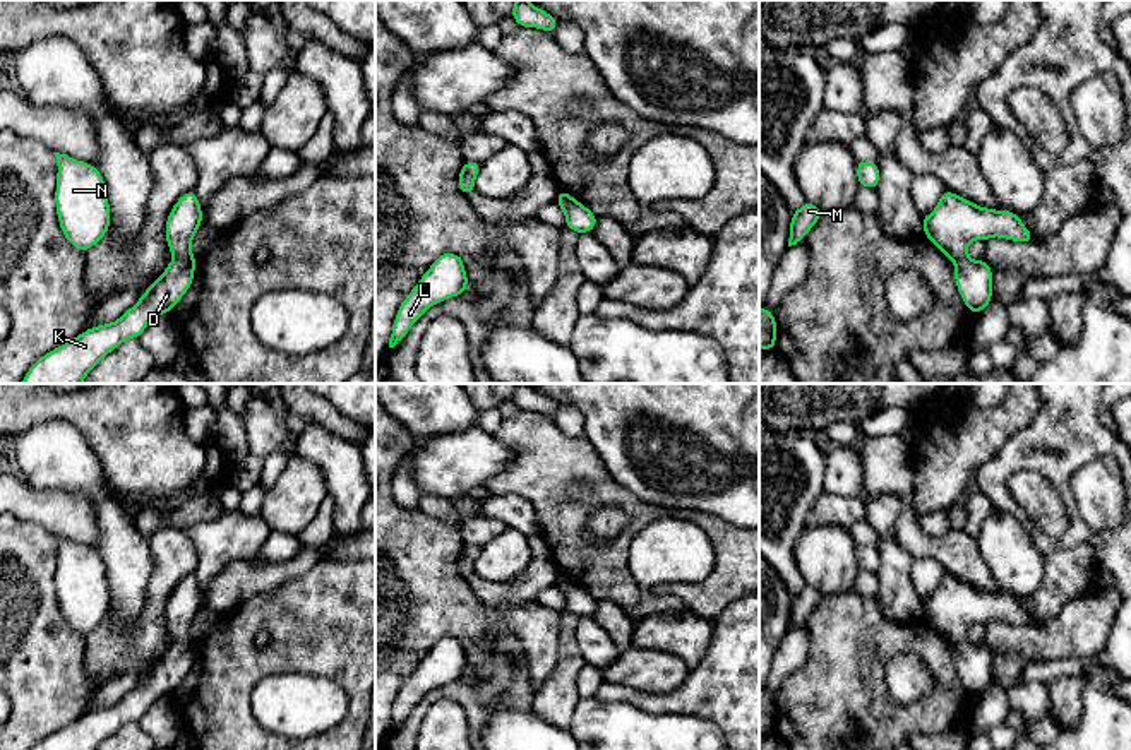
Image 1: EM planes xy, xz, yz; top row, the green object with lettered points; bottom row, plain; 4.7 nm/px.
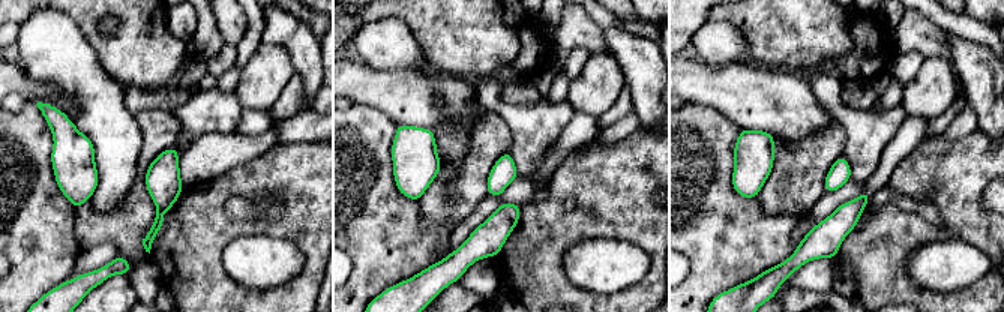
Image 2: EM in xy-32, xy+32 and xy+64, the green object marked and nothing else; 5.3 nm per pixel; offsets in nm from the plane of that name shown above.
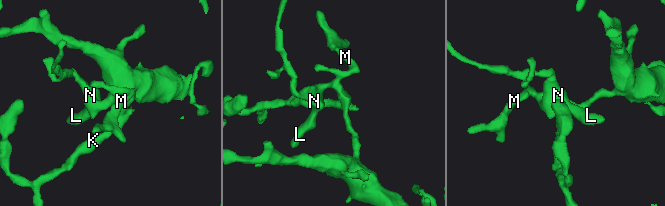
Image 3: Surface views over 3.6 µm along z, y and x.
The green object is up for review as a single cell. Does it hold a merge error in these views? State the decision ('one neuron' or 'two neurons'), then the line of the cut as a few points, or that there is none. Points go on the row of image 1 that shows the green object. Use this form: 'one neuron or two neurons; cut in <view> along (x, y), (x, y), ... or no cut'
two neurons; cut in xy along (191, 254), (175, 257)

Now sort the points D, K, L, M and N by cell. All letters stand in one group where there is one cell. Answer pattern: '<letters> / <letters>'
D K / L M N

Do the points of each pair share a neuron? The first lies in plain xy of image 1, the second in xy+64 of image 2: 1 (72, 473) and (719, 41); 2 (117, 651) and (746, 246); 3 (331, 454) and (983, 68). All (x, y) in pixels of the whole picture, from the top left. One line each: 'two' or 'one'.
1: one
2: two
3: one

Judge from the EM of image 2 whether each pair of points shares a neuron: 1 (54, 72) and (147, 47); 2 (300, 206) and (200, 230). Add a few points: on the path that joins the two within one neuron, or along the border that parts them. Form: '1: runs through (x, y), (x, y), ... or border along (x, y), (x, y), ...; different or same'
1: border along (80, 30), (101, 66), (123, 86); different
2: runs through (276, 227), (225, 230); same

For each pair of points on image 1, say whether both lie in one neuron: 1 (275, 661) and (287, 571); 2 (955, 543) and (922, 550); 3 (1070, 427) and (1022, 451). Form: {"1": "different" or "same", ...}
{"1": "different", "2": "same", "3": "same"}

